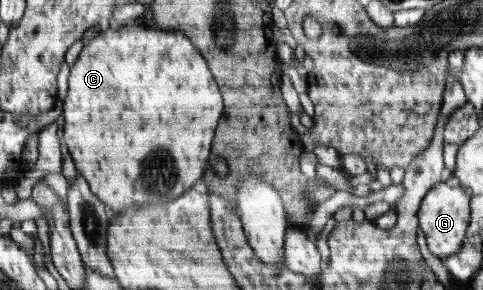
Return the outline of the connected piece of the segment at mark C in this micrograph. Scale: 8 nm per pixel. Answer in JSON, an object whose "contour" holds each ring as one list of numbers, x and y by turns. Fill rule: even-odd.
{"contour":[[144,23,127,24,117,29,107,26,97,37,83,46,77,60,73,66,70,66,67,96,61,102,64,121,63,140,74,160,77,173,88,182,91,192,103,202,111,214,124,213,129,206,143,206,145,202,151,202,151,198,157,198,157,202,175,200,191,189,193,184,203,176,203,172,208,170,209,158,212,156,211,142,214,141,219,118,223,116,222,92,219,92,220,88,217,88,213,78,215,76,211,76,203,56,199,54,199,48,191,44,191,40,183,32,152,28]]}

